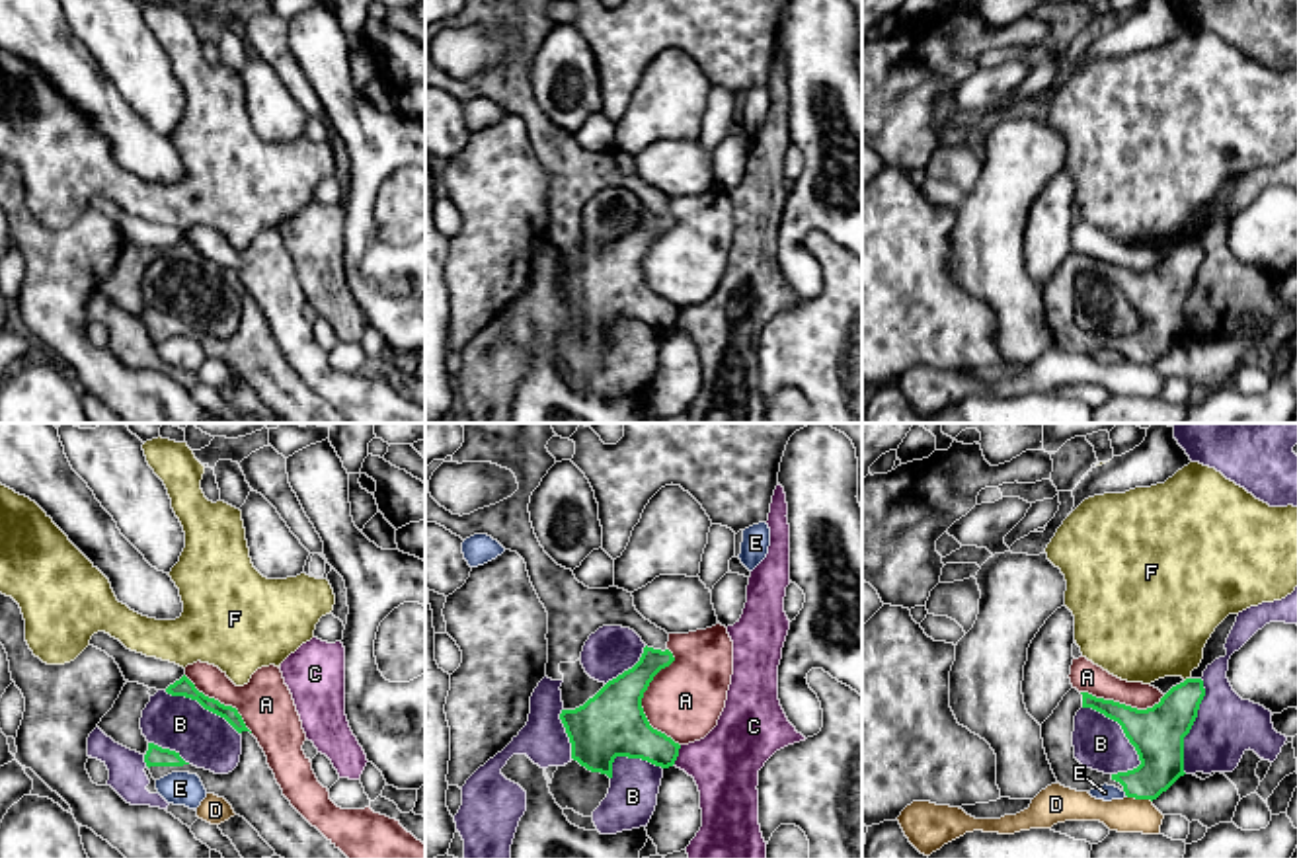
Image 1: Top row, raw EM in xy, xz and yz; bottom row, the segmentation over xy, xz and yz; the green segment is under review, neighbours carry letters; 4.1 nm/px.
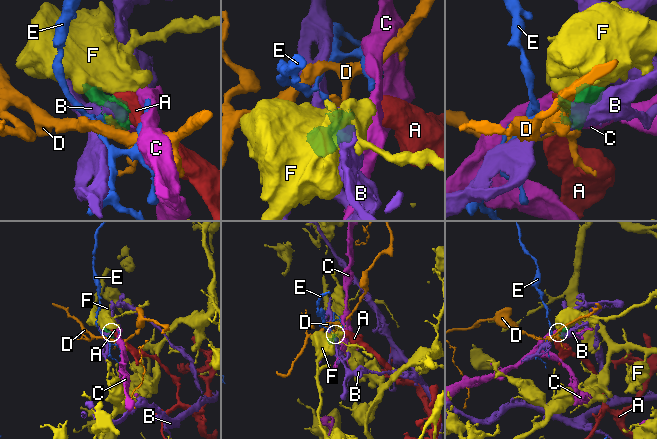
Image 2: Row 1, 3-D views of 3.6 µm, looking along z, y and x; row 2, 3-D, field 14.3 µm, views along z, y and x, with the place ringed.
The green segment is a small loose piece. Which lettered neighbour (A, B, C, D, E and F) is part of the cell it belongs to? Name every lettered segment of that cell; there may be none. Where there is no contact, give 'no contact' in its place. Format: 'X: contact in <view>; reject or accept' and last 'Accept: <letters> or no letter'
A: contact in xz; reject
B: contact in yz; reject
C: contact in xz; reject
D: contact in yz; reject
E: contact in yz; reject
F: contact in yz; reject
Accept: no letter

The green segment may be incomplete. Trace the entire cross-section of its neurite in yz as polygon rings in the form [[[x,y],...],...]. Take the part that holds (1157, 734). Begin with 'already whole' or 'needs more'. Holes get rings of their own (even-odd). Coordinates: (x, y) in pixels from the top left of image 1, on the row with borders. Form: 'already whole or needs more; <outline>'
needs more; [[[1201,679],[1172,686],[1159,704],[1137,710],[1071,688],[1042,723],[1042,739],[1057,782],[1077,792],[1116,786],[1127,798],[1157,800],[1184,776],[1184,737],[1190,733],[1205,696]],[[1081,708],[1092,708],[1118,722],[1135,747],[1141,764],[1127,772],[1104,774],[1075,759],[1073,731]]]

